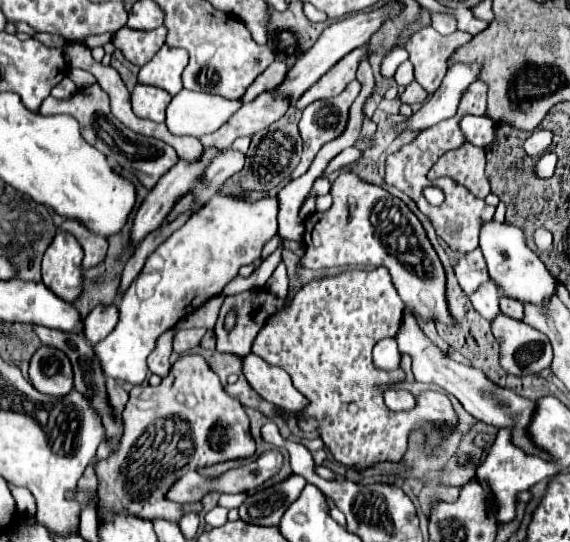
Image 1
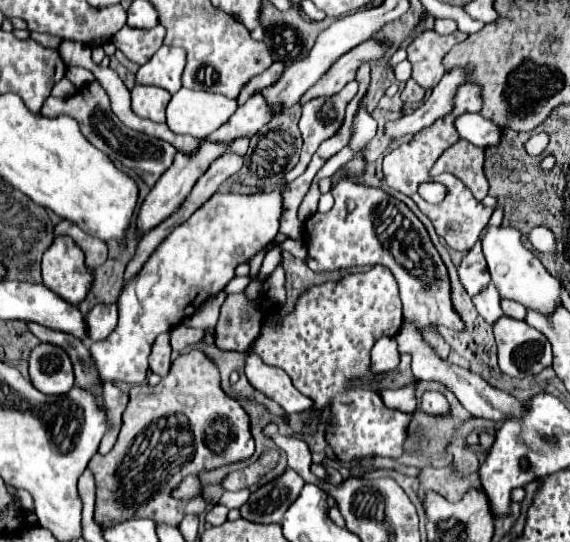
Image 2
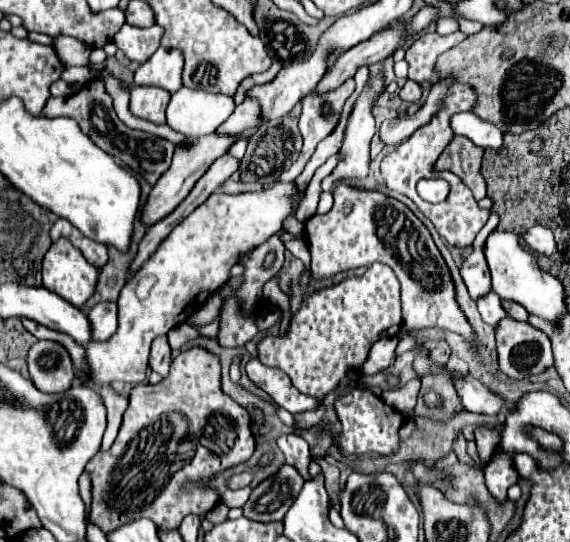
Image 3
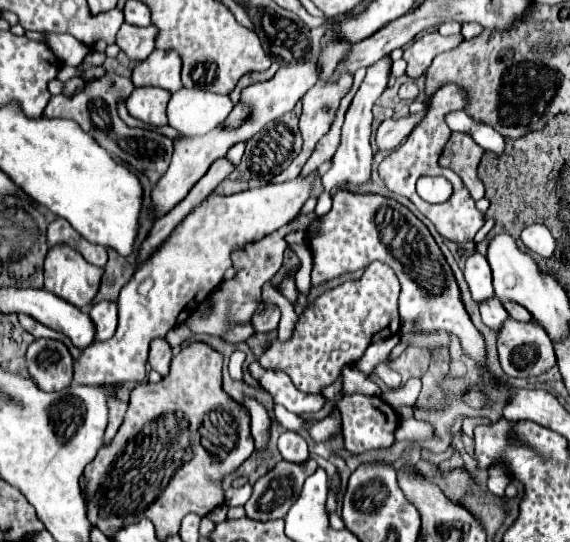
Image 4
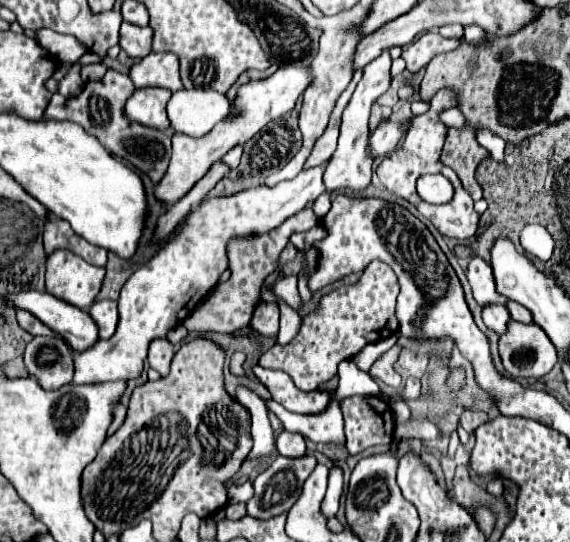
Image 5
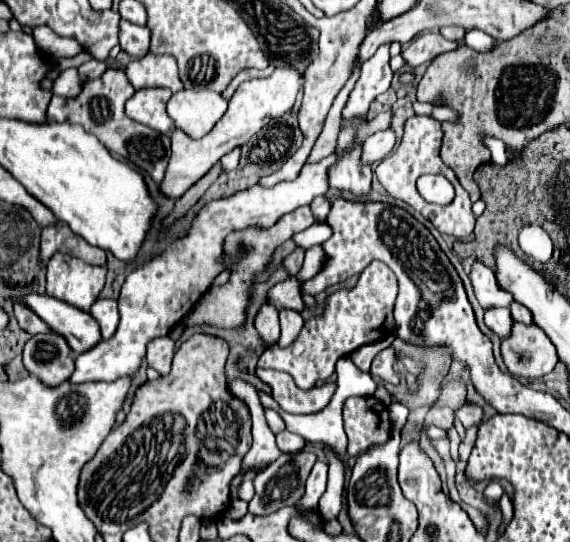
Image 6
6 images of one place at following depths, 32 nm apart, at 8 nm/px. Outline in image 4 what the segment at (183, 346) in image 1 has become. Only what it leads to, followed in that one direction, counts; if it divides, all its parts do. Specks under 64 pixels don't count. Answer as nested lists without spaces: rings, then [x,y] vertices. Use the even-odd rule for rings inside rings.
[[[180,324],[174,330],[170,330],[170,334],[166,336],[166,340],[168,340],[168,344],[172,348],[176,348],[176,346],[182,346],[190,336],[192,336],[192,330],[188,330],[186,324]]]

